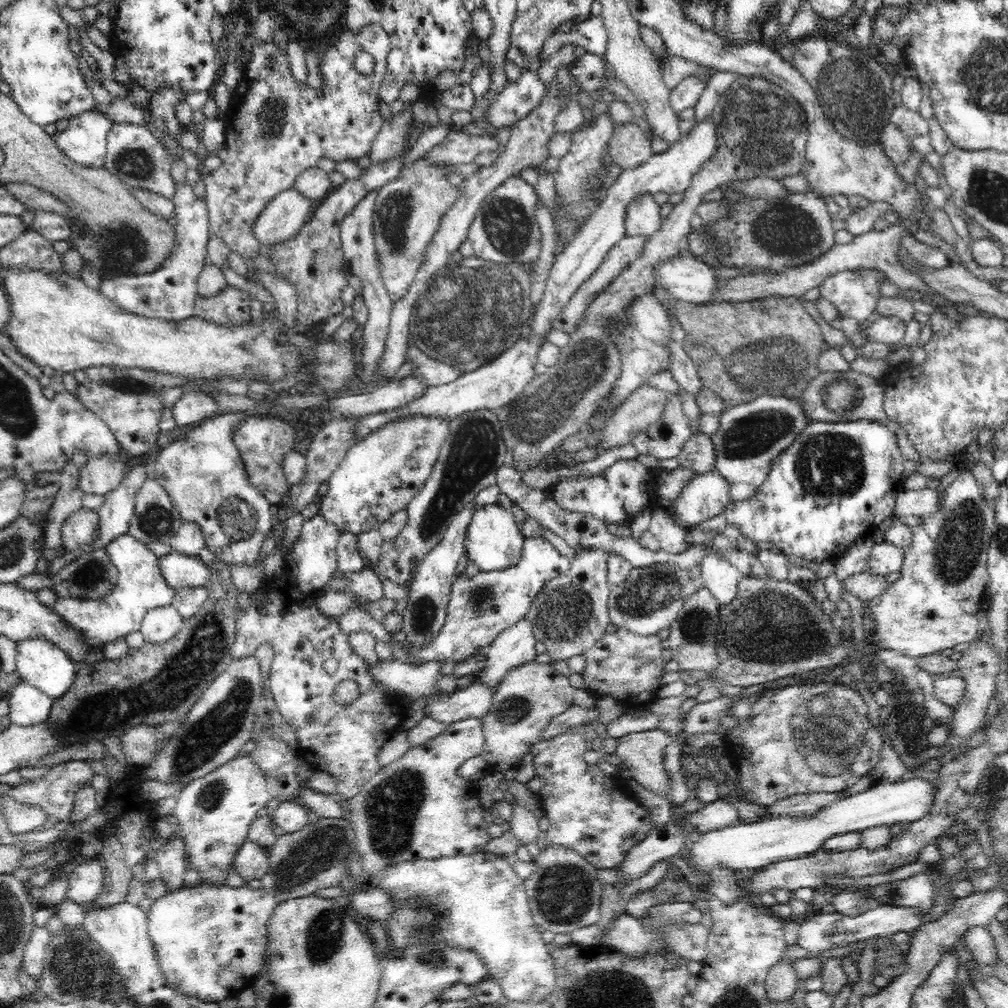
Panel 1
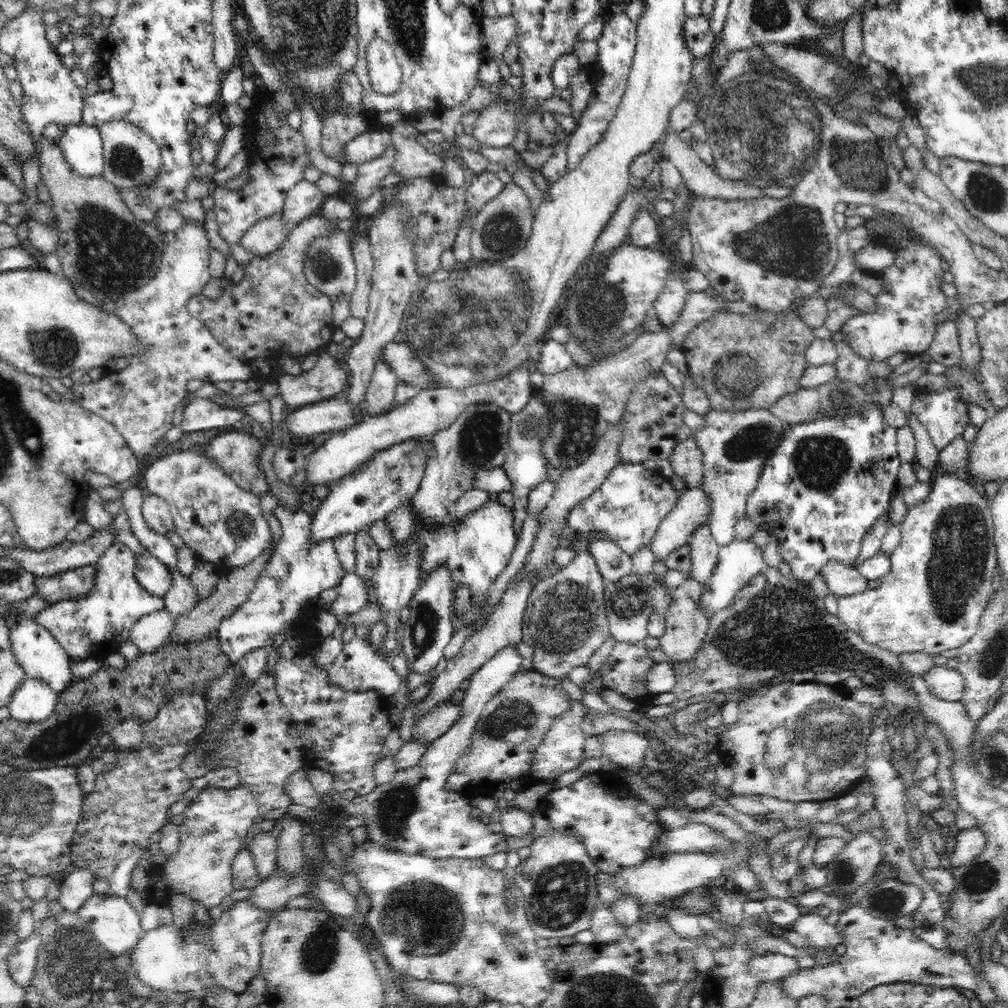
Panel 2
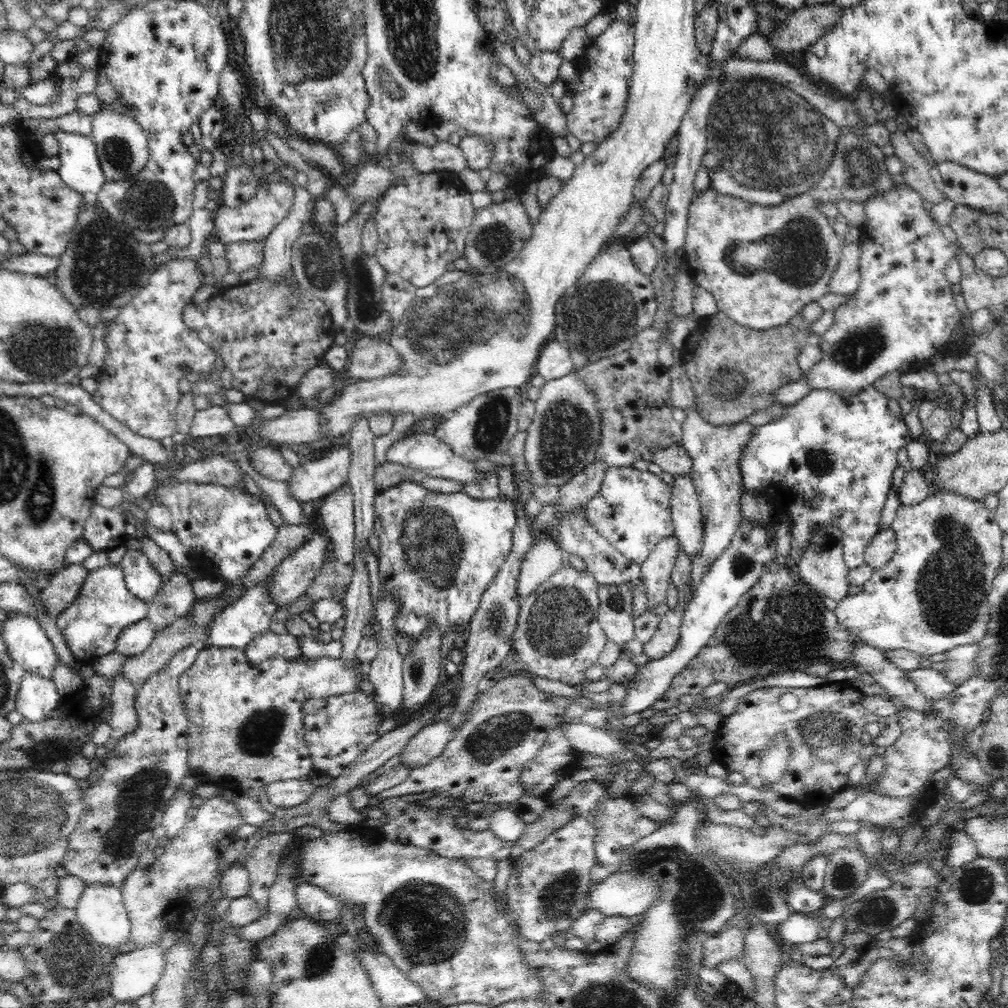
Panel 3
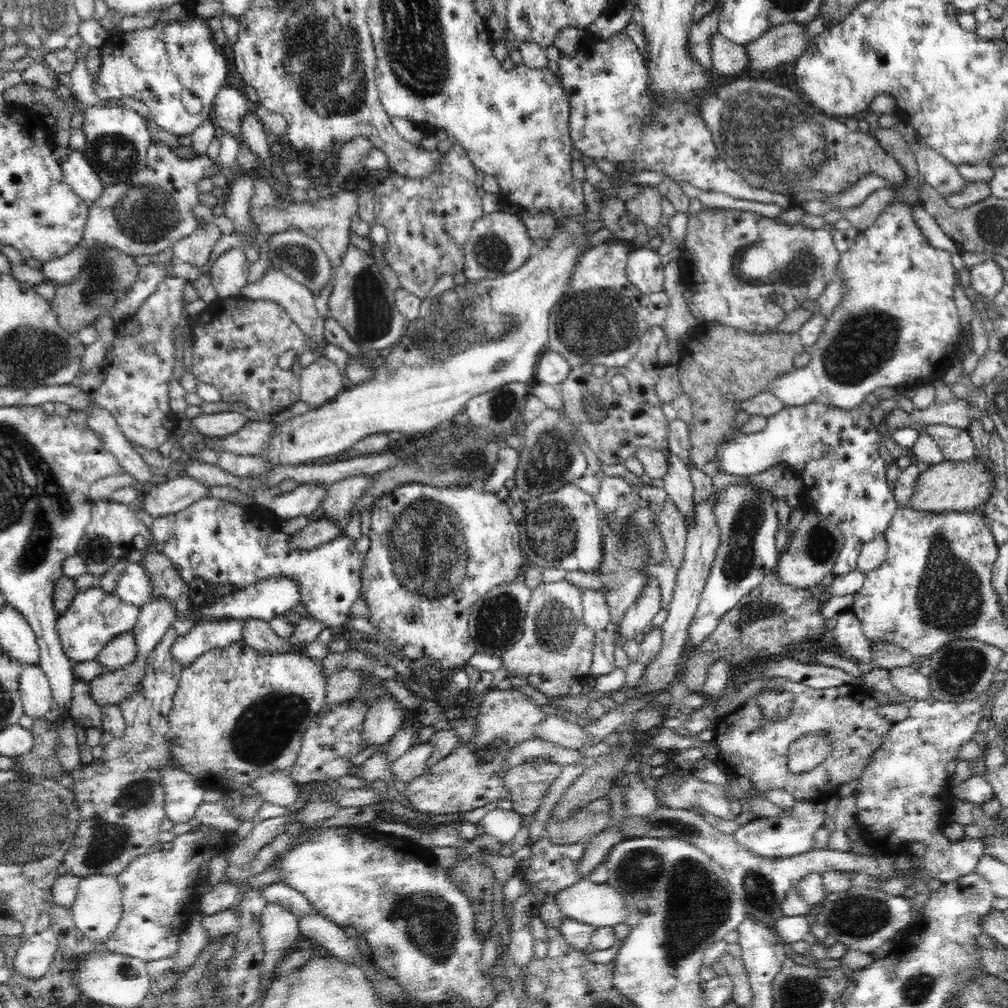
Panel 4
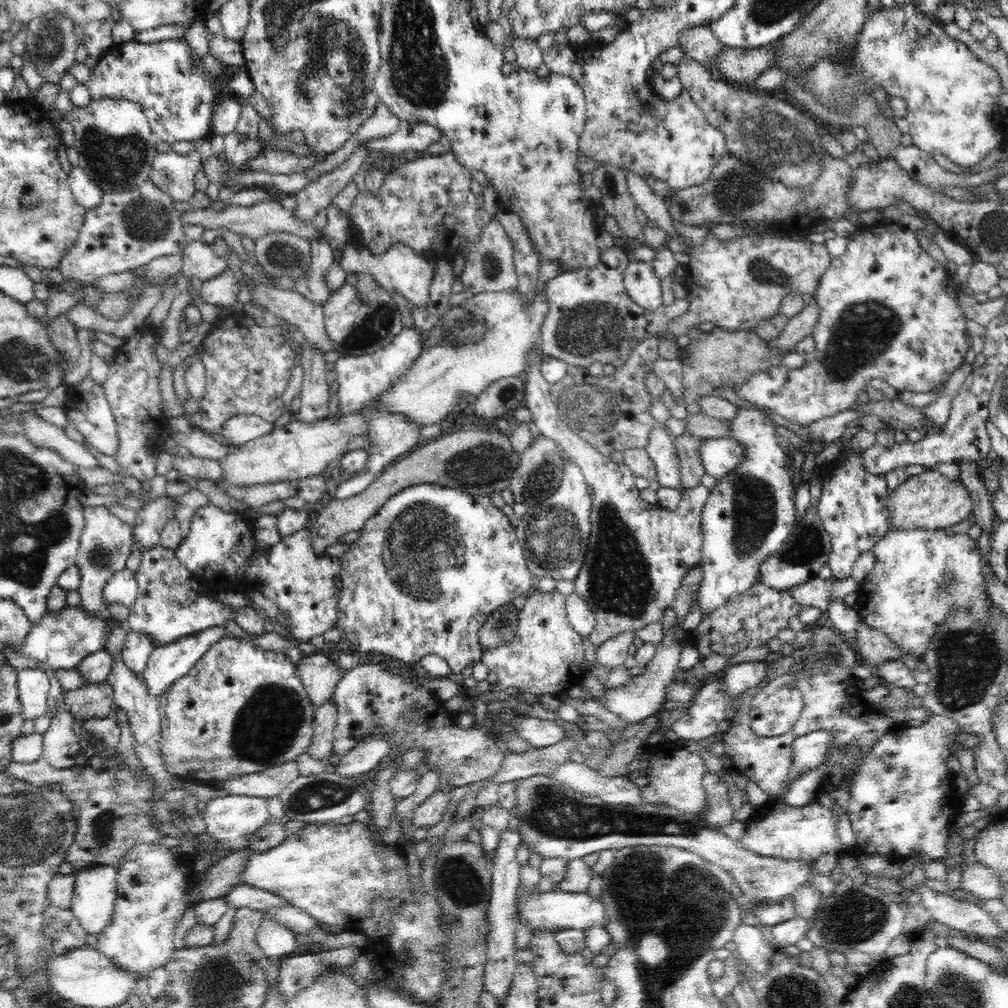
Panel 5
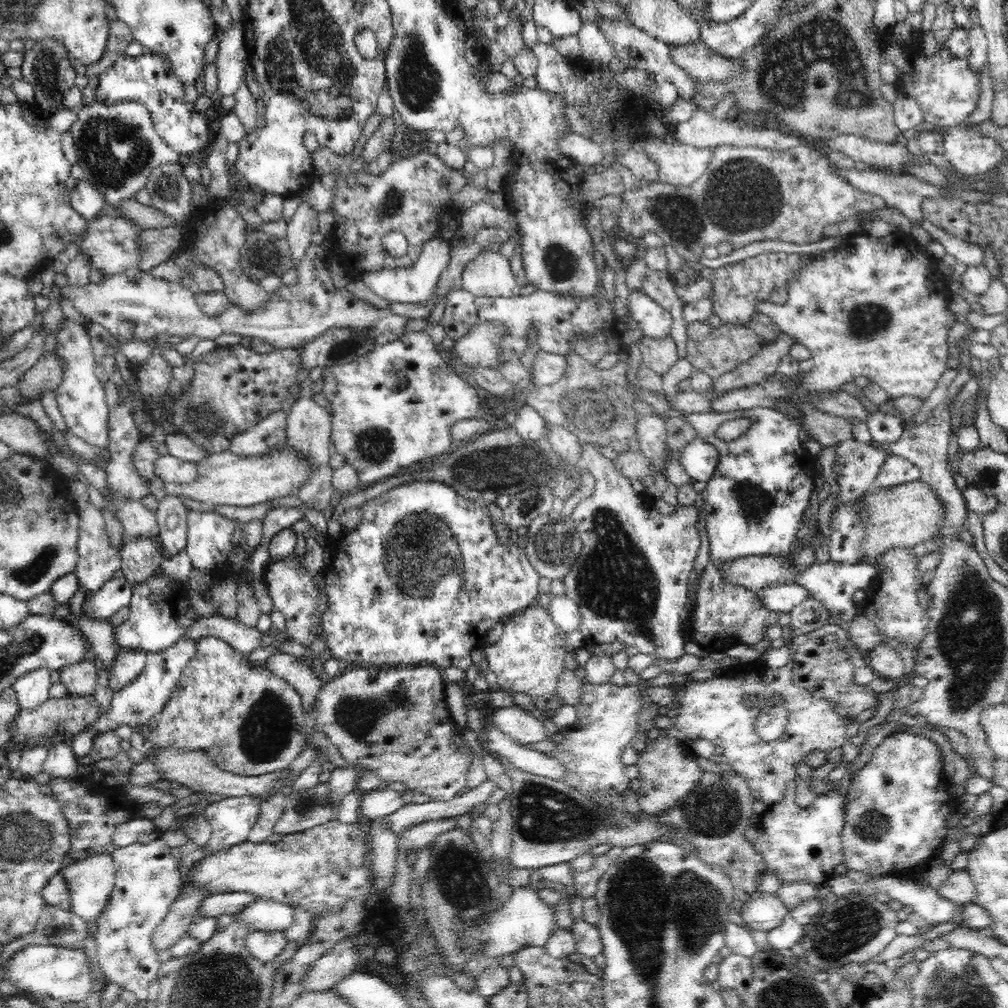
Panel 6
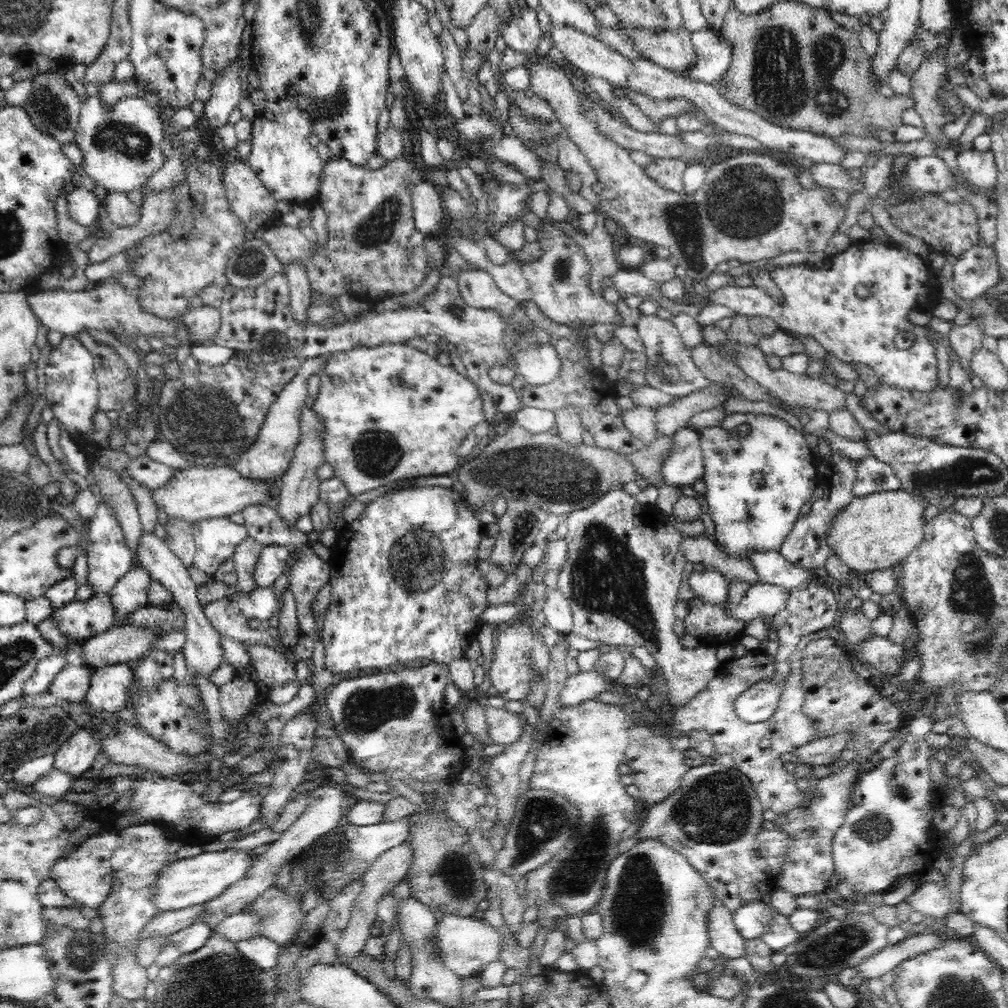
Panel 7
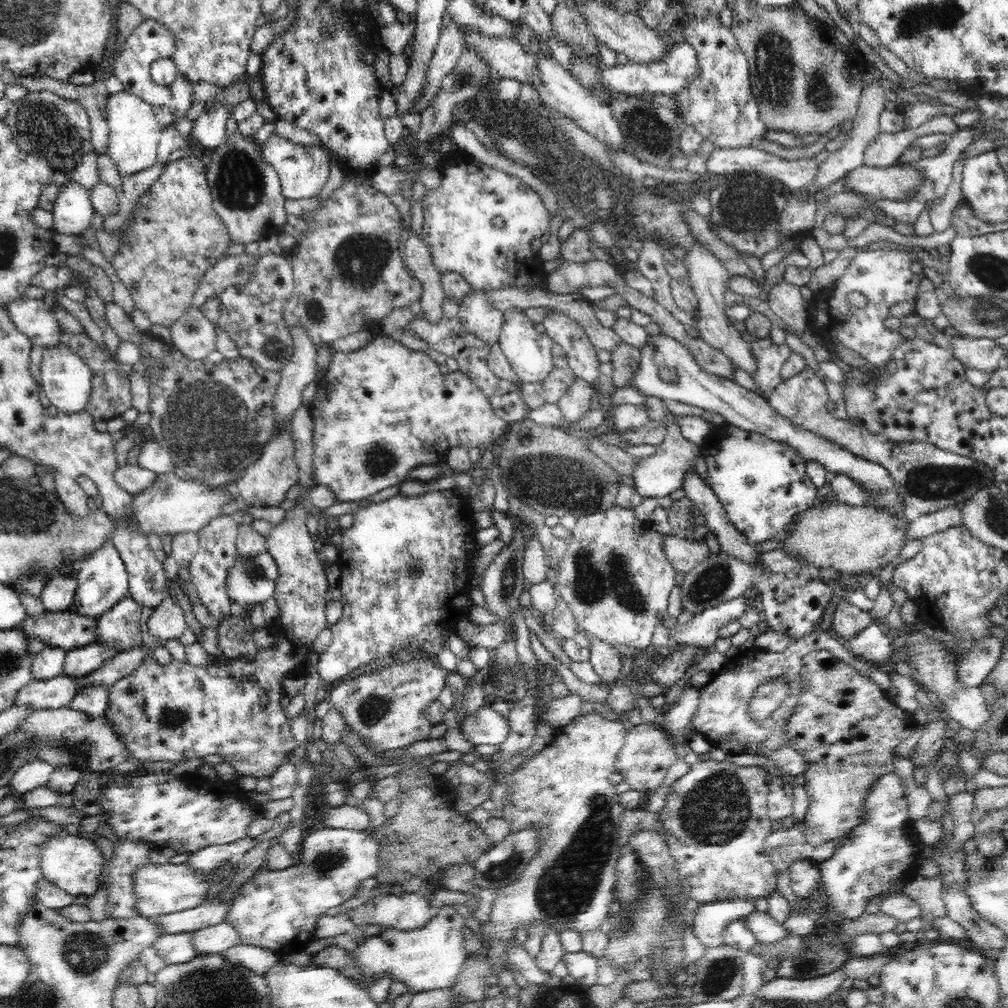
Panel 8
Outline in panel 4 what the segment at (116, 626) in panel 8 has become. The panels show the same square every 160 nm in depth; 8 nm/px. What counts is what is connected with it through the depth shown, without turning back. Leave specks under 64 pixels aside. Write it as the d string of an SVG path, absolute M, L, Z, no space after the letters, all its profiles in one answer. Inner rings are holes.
M171 475L164 484L150 487L139 502L155 518L176 514L200 498L208 497L208 485L191 478Z

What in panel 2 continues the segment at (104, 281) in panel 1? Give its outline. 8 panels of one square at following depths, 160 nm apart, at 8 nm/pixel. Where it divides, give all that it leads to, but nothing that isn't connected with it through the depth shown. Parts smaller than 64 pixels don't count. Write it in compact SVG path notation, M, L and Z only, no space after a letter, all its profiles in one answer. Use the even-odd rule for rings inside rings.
M184 219L183 225L175 232L174 240L166 245L155 275L145 285L124 290L123 296L115 300L115 313L125 324L128 324L141 343L143 348L141 354L129 357L127 359L129 365L122 371L107 369L102 379L92 381L90 384L77 382L71 388L72 394L76 397L76 403L113 424L139 460L143 456L151 455L154 447L162 442L165 432L172 428L172 416L177 405L188 392L188 381L201 379L210 386L214 382L223 381L247 382L256 377L249 365L232 357L232 354L229 354L187 309L190 298L201 293L204 285L212 278L208 271L210 249L204 225Z

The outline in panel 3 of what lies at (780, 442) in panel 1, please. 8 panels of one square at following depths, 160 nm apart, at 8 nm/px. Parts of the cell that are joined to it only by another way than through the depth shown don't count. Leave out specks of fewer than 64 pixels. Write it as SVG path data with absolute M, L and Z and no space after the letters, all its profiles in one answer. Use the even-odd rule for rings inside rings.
M687 409L685 411L687 418L682 422L683 430L683 442L684 448L688 451L688 455L691 456L693 461L693 468L691 473L691 479L696 487L698 493L699 503L703 514L704 521L704 540L702 540L702 546L700 546L700 554L691 561L692 563L692 576L690 576L690 582L686 582L684 588L678 588L678 604L683 606L683 612L688 608L688 604L693 597L695 586L702 580L704 573L709 569L709 566L730 546L732 536L734 532L738 530L740 522L742 522L742 506L740 505L740 498L742 498L742 492L745 488L743 486L743 477L740 471L740 460L742 450L744 446L750 442L752 438L752 432L755 428L747 420L726 425L726 426L714 426L706 421L696 409Z

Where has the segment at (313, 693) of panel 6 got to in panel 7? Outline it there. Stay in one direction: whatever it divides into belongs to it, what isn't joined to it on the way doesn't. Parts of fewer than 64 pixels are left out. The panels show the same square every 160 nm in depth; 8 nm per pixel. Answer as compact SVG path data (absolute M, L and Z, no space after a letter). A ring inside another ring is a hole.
M243 644L243 646L260 680L263 680L269 688L292 683L296 674L295 664L288 661L282 653L263 644Z

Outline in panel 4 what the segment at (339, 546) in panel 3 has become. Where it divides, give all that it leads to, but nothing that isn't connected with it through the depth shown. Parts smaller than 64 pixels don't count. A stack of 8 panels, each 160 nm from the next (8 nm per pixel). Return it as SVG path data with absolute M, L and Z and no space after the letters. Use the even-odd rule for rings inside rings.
M368 475L352 476L330 485L324 494L324 500L321 502L322 514L335 520L344 537L352 508L364 490L369 487L371 479L372 476Z

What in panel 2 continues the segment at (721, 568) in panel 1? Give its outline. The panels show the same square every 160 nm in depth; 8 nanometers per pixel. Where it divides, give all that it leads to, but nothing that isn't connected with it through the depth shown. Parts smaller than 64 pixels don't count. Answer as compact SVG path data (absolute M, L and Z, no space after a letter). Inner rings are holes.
M702 523L694 532L692 532L689 541L691 553L691 571L692 577L700 584L706 586L712 570L718 564L718 543L714 540L708 523Z

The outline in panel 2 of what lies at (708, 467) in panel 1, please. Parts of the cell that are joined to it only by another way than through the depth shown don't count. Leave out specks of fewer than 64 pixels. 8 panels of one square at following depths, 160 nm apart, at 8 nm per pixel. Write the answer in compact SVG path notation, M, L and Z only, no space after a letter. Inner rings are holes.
M688 437L678 443L670 454L669 461L674 473L684 480L687 488L701 485L704 473L703 456L694 439Z

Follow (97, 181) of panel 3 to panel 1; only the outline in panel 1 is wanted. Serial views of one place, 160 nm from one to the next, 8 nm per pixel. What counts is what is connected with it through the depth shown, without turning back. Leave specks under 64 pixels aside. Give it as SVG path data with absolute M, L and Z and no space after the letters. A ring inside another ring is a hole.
M96 107L71 118L62 132L51 134L56 146L70 160L85 167L104 167L107 136L115 123Z

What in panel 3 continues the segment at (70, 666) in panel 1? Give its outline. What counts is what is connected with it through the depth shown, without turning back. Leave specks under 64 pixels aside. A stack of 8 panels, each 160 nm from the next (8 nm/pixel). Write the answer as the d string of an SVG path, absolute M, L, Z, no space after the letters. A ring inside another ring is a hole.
M9 614L2 622L2 638L14 662L27 673L52 678L58 653L41 624L27 614Z

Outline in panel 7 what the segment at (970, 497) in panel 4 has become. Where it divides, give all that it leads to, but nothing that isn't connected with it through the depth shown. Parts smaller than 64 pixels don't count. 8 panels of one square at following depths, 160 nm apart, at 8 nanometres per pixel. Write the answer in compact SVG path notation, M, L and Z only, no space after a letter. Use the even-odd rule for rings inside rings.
M902 488L856 497L836 514L836 520L832 522L832 528L826 534L828 535L830 554L837 554L850 570L863 574L870 570L884 570L899 564L924 540L925 524L922 516L924 516L926 507L926 499L922 495L912 494Z

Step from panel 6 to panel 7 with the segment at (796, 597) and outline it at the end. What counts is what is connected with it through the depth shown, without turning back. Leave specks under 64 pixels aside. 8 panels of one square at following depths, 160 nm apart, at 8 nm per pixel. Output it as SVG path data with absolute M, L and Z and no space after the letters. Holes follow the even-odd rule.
M760 582L750 585L740 602L728 601L725 611L731 618L748 622L776 615L787 602L788 591L784 587Z

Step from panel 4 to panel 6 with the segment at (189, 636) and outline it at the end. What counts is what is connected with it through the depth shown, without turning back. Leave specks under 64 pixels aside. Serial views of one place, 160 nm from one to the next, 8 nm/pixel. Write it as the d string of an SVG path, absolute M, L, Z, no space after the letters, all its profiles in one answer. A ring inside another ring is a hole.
M182 638L176 640L172 646L168 646L164 650L147 653L146 664L142 672L128 686L113 694L111 707L107 711L103 711L100 718L97 718L96 722L88 730L79 732L71 738L70 745L72 745L72 753L74 753L76 760L89 755L93 740L99 732L114 730L120 724L127 724L134 730L134 728L146 724L150 718L160 713L168 702L172 691L176 688L182 671L188 666L188 662L192 660L192 656L196 652L196 642L198 642L198 639Z

